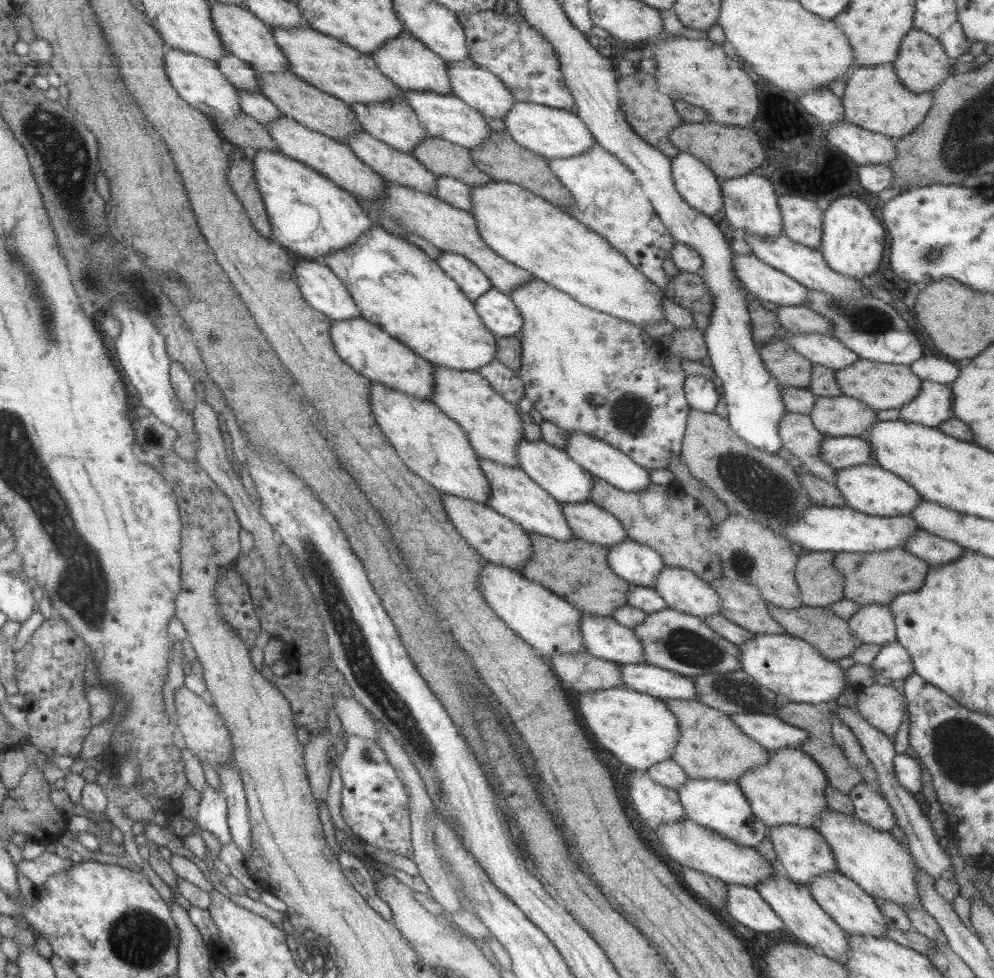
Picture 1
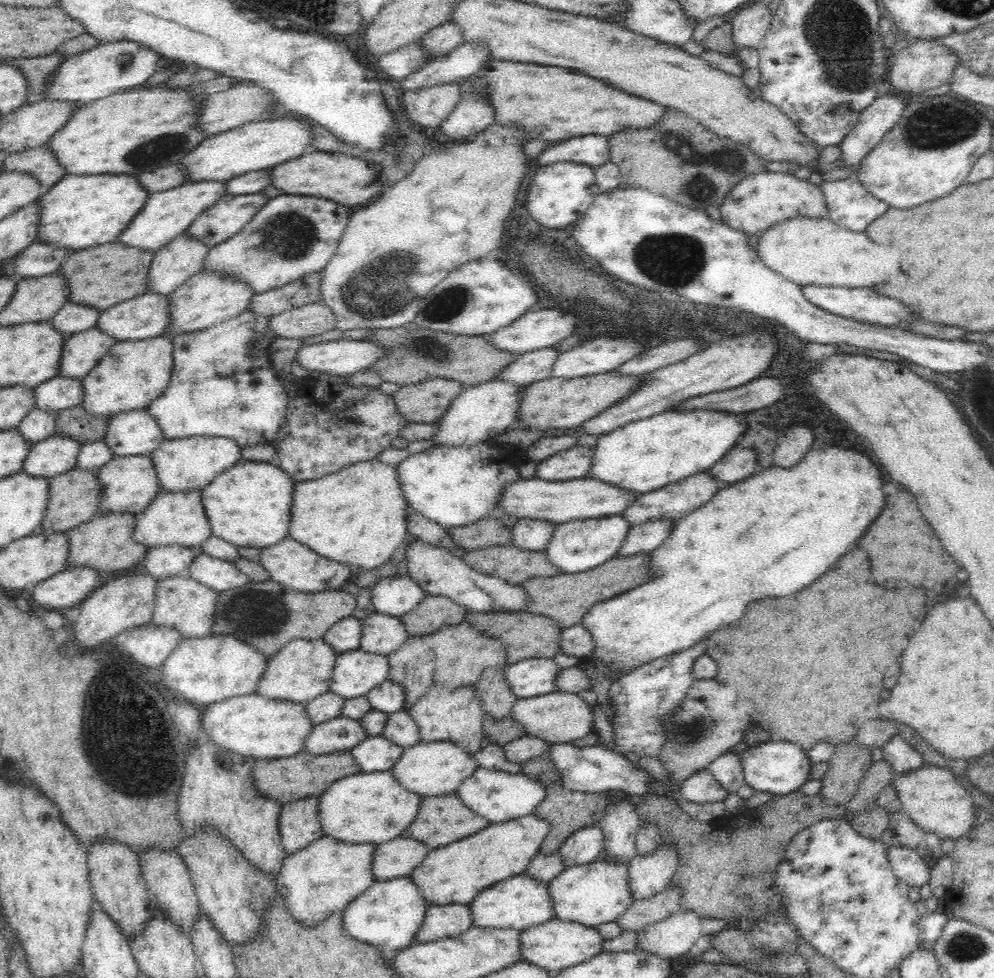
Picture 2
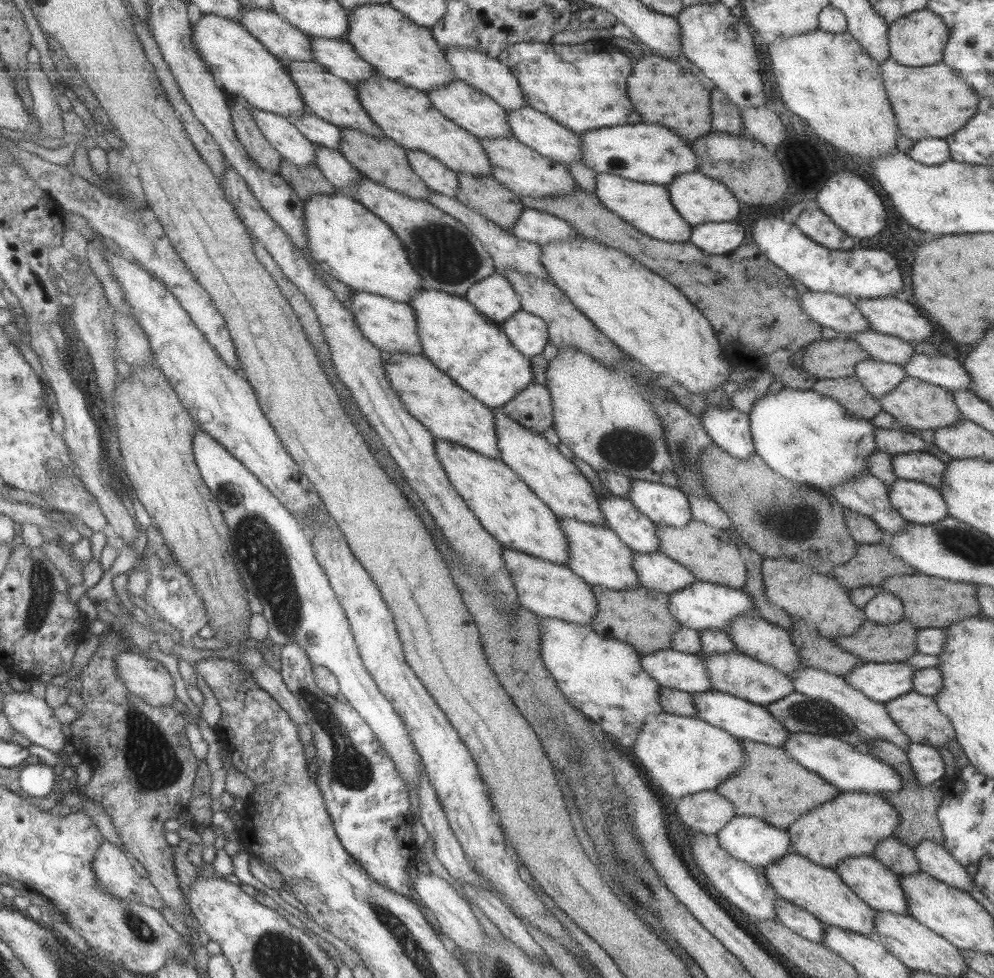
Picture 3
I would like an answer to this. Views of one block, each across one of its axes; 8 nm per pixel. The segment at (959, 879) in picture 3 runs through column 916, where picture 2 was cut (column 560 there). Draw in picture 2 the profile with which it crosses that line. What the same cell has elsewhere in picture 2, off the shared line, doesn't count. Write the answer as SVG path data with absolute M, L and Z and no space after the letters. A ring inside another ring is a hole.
M595 824L572 832L562 844L556 855L562 861L562 868L588 864L595 860L598 852L602 852L604 844L601 825Z

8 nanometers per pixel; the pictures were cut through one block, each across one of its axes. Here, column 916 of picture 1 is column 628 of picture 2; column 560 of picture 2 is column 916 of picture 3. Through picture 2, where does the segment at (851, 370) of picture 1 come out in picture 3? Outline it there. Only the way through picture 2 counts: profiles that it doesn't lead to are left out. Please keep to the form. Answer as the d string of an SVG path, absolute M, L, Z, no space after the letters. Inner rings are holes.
M907 375L895 388L877 399L880 410L890 414L902 425L911 426L918 431L949 426L963 419L953 402L953 395L950 391Z

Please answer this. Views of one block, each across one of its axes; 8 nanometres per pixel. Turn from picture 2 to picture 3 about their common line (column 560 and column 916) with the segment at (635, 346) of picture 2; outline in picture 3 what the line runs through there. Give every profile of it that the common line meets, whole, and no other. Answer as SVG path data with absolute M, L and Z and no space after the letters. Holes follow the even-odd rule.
M913 353L902 366L905 374L948 391L968 390L970 378L962 363L941 354Z

